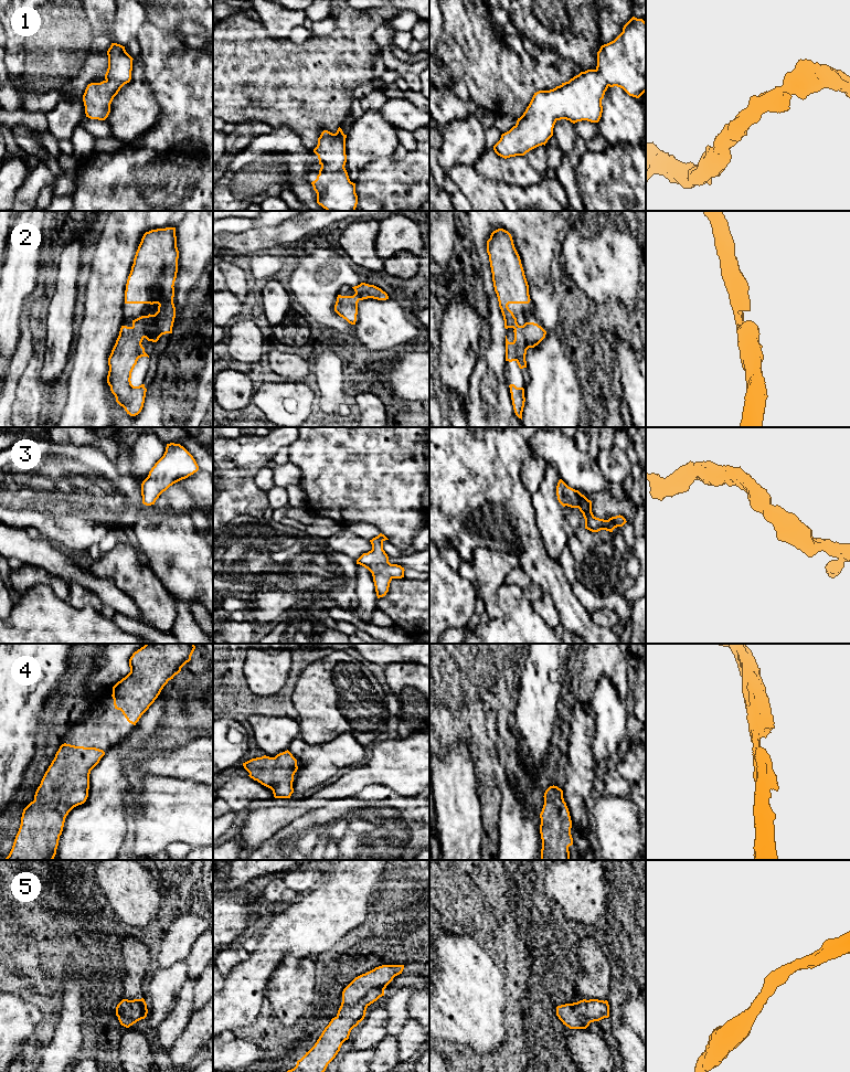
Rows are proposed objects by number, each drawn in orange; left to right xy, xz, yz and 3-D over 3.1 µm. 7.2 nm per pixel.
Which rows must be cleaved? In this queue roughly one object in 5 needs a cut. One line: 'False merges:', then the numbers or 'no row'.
False merges: no row

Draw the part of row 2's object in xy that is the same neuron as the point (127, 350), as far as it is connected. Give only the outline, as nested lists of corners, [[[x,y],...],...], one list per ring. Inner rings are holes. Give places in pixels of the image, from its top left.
[[[176,227],[146,232],[127,279],[125,304],[159,305],[155,315],[132,320],[131,327],[121,326],[108,358],[107,383],[116,402],[130,416],[141,412],[147,392],[145,384],[134,386],[130,381],[138,359],[149,358],[141,344],[142,340],[146,338],[157,342],[162,335],[172,333],[178,258]]]

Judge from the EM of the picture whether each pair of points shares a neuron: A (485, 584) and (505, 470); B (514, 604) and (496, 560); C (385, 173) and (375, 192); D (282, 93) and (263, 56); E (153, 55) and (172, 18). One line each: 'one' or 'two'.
A: two
B: two
C: one
D: one
E: two

